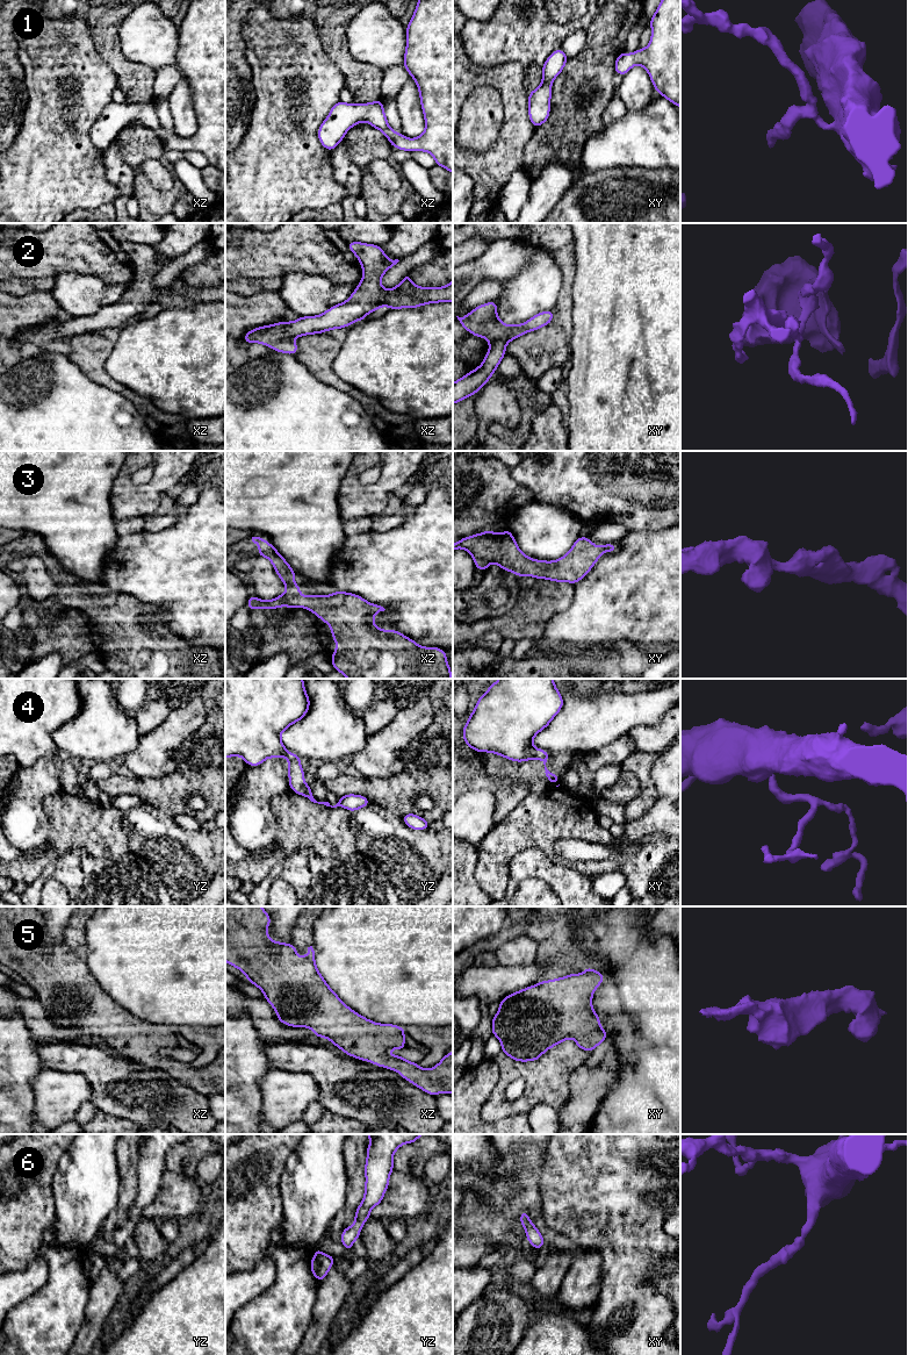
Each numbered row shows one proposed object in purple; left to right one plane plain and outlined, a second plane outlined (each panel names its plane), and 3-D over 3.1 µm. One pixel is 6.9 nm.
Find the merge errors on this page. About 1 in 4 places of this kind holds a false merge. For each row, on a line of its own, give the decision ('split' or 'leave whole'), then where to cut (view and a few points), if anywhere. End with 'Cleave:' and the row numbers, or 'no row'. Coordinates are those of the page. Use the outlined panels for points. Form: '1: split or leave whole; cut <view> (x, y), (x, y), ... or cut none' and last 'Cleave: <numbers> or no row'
1: leave whole; cut none
2: leave whole; cut none
3: leave whole; cut none
4: leave whole; cut none
5: leave whole; cut none
6: leave whole; cut none
Cleave: no row

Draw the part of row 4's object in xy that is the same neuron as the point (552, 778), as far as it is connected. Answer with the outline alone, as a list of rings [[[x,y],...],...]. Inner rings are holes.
[[[499,679],[478,698],[462,733],[464,743],[477,752],[490,752],[521,762],[542,760],[547,780],[559,783],[560,776],[550,773],[546,762],[549,753],[533,746],[533,738],[559,714],[563,698],[553,679]]]

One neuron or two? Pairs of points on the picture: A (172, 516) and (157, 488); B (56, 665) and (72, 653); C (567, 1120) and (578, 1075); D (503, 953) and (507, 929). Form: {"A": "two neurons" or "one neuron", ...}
{"A": "two neurons", "B": "two neurons", "C": "one neuron", "D": "two neurons"}

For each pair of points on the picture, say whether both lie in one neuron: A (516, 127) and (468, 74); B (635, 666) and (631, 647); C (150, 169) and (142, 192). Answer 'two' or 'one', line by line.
A: one
B: one
C: two

